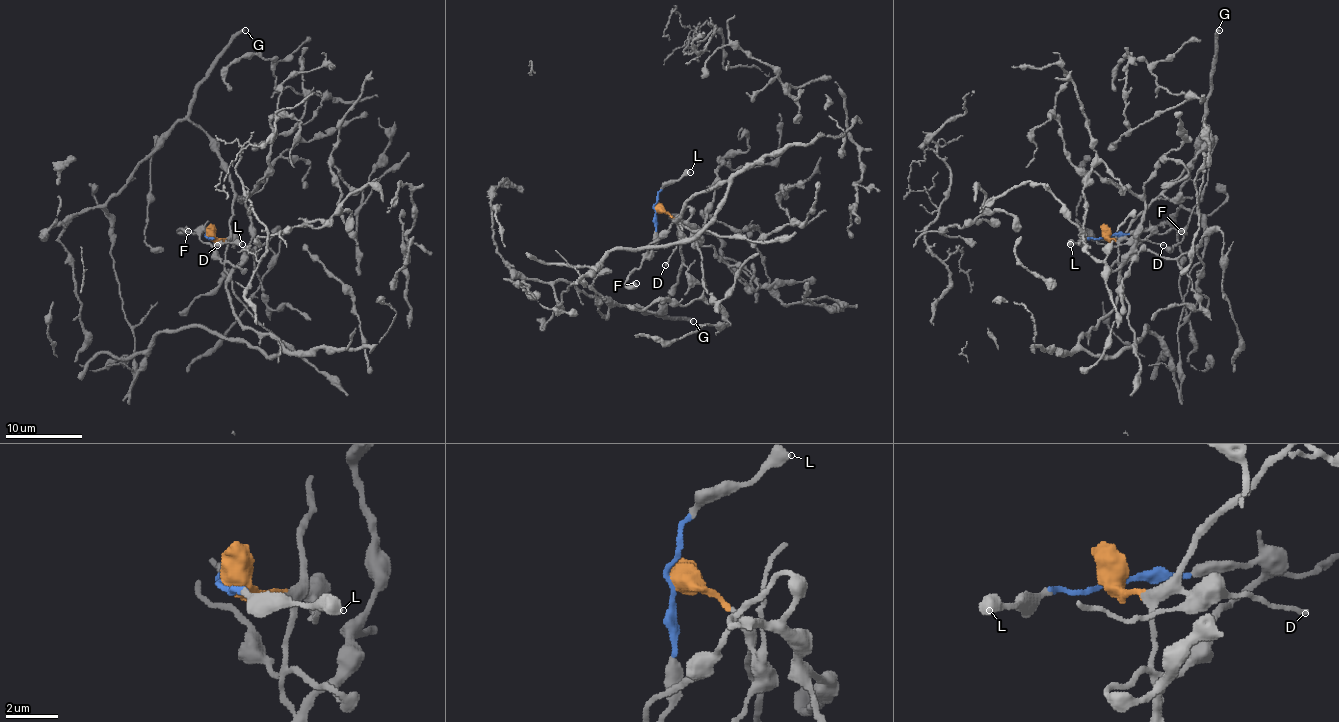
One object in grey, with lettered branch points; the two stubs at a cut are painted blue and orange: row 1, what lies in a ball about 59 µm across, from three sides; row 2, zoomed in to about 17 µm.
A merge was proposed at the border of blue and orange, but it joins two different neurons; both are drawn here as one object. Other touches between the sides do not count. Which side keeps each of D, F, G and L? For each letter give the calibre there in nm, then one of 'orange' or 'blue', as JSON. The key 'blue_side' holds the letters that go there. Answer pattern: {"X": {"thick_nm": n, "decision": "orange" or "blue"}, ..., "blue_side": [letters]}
{"D": {"thick_nm": 160, "decision": "orange"}, "F": {"thick_nm": 600, "decision": "blue"}, "G": {"thick_nm": 340, "decision": "orange"}, "L": {"thick_nm": 550, "decision": "blue"}, "blue_side": ["F", "L"]}

